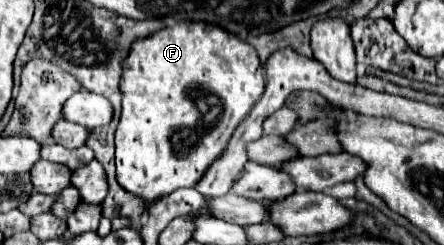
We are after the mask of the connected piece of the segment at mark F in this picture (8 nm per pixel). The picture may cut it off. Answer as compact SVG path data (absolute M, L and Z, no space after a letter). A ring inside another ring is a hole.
M175 24L175 26L167 26L159 32L155 32L149 38L141 38L133 44L129 56L125 58L123 64L123 78L121 78L121 94L123 94L123 112L121 112L121 120L115 132L115 166L117 166L117 182L131 194L135 194L137 198L143 200L143 204L153 204L155 200L169 196L171 192L175 192L177 188L193 188L203 174L207 172L207 168L225 152L235 128L239 126L239 122L245 118L245 114L249 114L249 110L255 106L255 102L263 96L265 90L265 76L263 76L263 68L259 62L259 56L255 52L253 46L241 42L235 36L229 36L223 28L215 28L211 24Z

